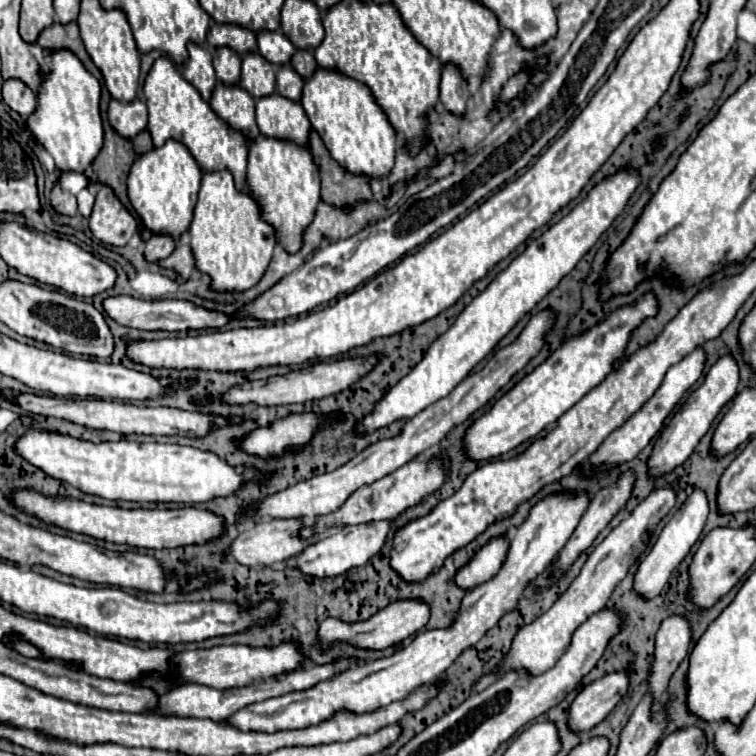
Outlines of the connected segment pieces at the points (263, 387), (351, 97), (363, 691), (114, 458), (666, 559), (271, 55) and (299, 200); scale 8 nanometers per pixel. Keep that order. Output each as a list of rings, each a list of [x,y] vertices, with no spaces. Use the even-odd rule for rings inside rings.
[[[366,356],[366,358],[344,358],[338,362],[318,362],[300,370],[292,370],[284,376],[272,376],[266,380],[254,380],[254,382],[244,382],[240,386],[234,386],[226,390],[220,396],[220,402],[224,404],[258,404],[258,406],[282,406],[282,404],[296,404],[296,402],[308,402],[308,400],[318,400],[324,396],[338,394],[346,388],[350,388],[370,366],[378,362],[376,356]]]
[[[318,68],[312,78],[304,82],[302,108],[310,126],[320,134],[330,156],[350,174],[366,178],[386,178],[394,166],[396,132],[386,114],[372,98],[368,86],[338,74],[334,70]]]
[[[582,492],[548,496],[538,502],[532,508],[528,520],[514,530],[508,556],[498,574],[488,582],[478,584],[464,596],[458,620],[452,628],[422,632],[404,650],[398,650],[382,660],[358,664],[350,670],[332,676],[330,680],[314,684],[312,688],[248,704],[236,710],[230,718],[226,718],[226,722],[242,732],[272,734],[280,730],[302,730],[330,720],[340,710],[348,710],[352,714],[374,712],[378,708],[388,706],[390,702],[404,700],[406,696],[410,696],[410,692],[418,690],[418,686],[434,682],[442,674],[442,670],[446,670],[446,666],[450,666],[450,662],[454,662],[454,658],[458,658],[458,654],[466,650],[466,646],[474,646],[474,642],[478,642],[492,626],[496,626],[496,622],[504,614],[516,608],[524,590],[568,542],[570,534],[574,532],[574,526],[578,526],[578,518],[582,518],[582,512],[588,508],[588,504],[590,498]]]
[[[30,428],[16,438],[14,452],[48,476],[106,500],[196,504],[208,502],[216,496],[234,494],[234,490],[246,482],[242,474],[232,466],[226,466],[220,458],[214,458],[214,454],[190,446],[128,440],[94,444],[70,434]]]
[[[694,490],[686,498],[686,502],[682,504],[682,508],[672,516],[672,520],[662,528],[662,532],[660,532],[656,544],[652,546],[652,550],[640,560],[638,570],[634,574],[634,586],[632,586],[634,592],[640,598],[648,600],[648,598],[654,598],[654,596],[660,594],[660,590],[668,582],[668,578],[674,572],[674,568],[682,562],[682,558],[690,552],[690,548],[700,538],[702,528],[706,524],[706,518],[708,518],[708,500],[706,500],[706,494],[702,494],[702,490]]]
[[[260,32],[258,34],[258,52],[274,66],[284,66],[294,54],[292,42],[282,32]]]
[[[264,136],[256,138],[248,150],[246,186],[260,208],[260,218],[274,228],[284,250],[296,254],[302,248],[302,234],[312,224],[320,202],[320,176],[310,150],[296,146],[294,142]]]

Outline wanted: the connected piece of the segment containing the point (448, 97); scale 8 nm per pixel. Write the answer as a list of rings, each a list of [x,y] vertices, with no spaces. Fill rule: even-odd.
[[[446,64],[442,70],[442,84],[440,84],[442,106],[454,116],[462,116],[466,112],[466,100],[468,100],[468,82],[462,78],[458,68]]]

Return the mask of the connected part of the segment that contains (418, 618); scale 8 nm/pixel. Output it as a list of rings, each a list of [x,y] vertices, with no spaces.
[[[392,602],[390,606],[382,608],[378,614],[374,614],[372,618],[368,618],[364,622],[350,624],[350,622],[342,622],[338,618],[326,618],[318,628],[316,640],[318,640],[320,648],[326,648],[328,644],[344,642],[344,644],[350,644],[350,646],[362,648],[362,650],[386,650],[388,646],[400,644],[410,634],[424,628],[428,622],[428,614],[430,614],[430,610],[424,602]]]

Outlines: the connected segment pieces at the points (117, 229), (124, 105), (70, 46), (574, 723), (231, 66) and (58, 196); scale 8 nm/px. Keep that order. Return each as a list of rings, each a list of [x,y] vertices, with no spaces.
[[[100,186],[88,220],[94,238],[110,246],[126,246],[138,230],[138,220],[118,202],[108,186]]]
[[[112,100],[108,108],[108,120],[122,138],[130,140],[146,128],[148,110],[142,100],[134,100],[134,102]]]
[[[76,21],[66,24],[66,26],[52,24],[38,38],[38,46],[42,50],[48,50],[48,52],[70,50],[70,52],[76,54],[76,42],[82,42]]]
[[[608,674],[584,686],[568,708],[568,728],[572,732],[588,732],[600,724],[628,692],[626,674]]]
[[[218,48],[214,56],[214,72],[222,84],[238,84],[240,82],[240,56],[230,48]]]
[[[58,184],[52,188],[50,204],[52,204],[52,208],[58,214],[66,214],[66,216],[76,216],[78,214],[78,210],[76,210],[76,196],[64,192]]]

